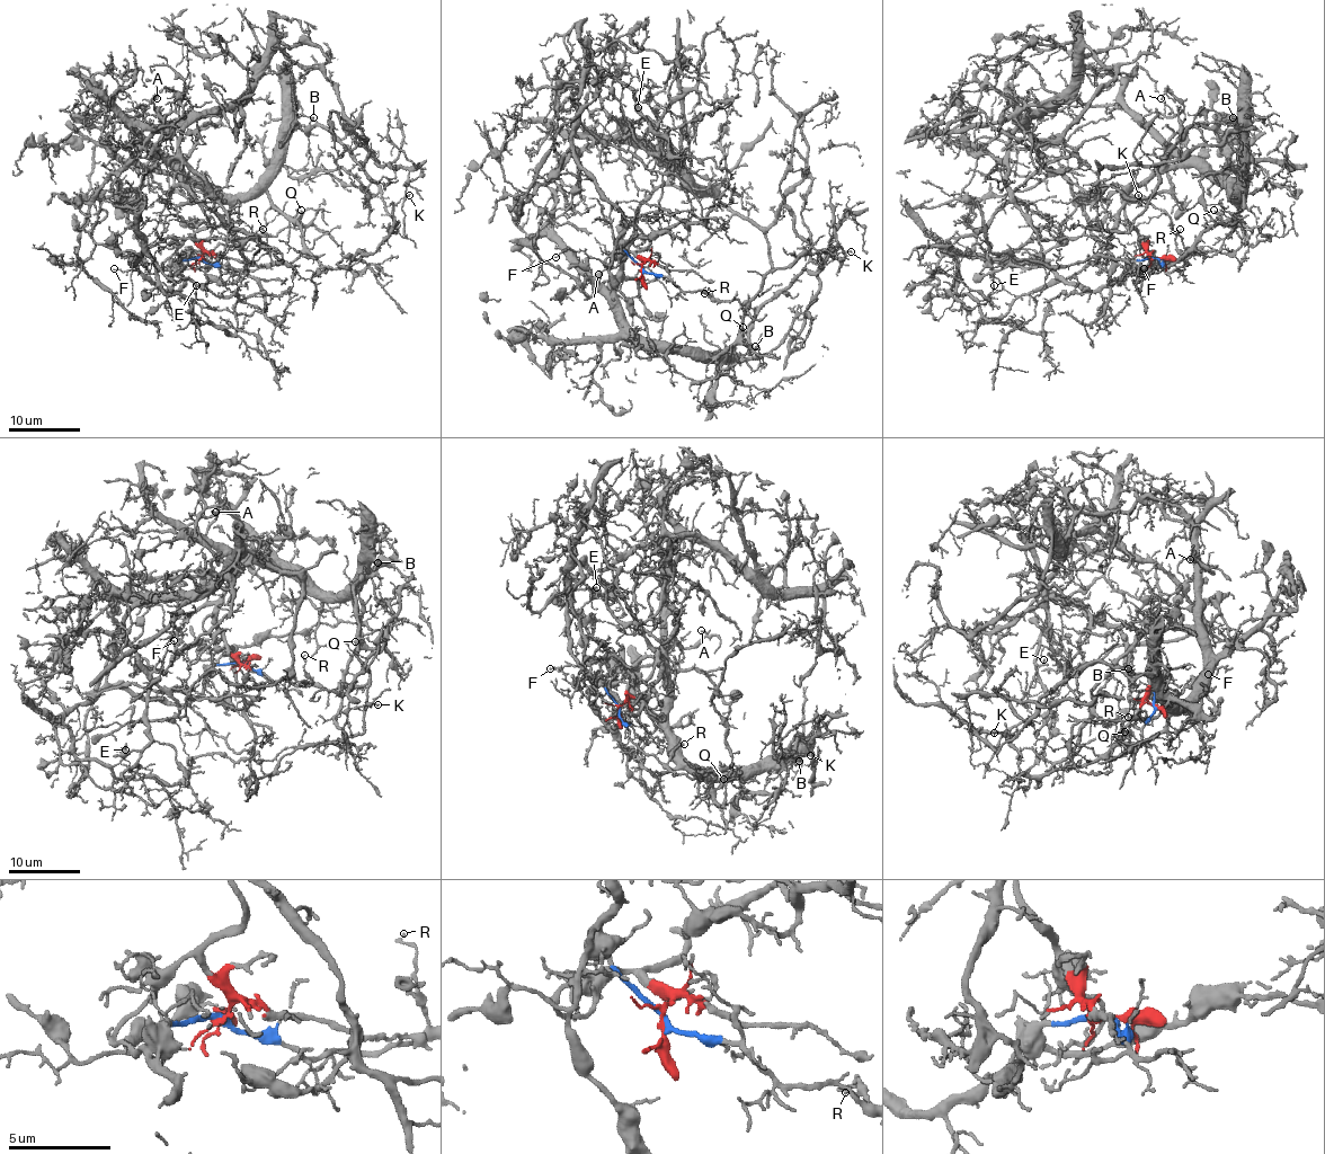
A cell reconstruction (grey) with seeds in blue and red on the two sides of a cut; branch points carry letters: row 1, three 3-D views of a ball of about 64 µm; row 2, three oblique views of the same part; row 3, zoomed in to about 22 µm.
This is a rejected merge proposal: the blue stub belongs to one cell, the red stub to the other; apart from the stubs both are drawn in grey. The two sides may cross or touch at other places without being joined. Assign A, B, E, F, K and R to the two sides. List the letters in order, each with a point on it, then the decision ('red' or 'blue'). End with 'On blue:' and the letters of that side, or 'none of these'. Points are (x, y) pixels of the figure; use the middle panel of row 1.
A: (598, 274) | red
B: (755, 346) | red
E: (638, 107) | blue
F: (556, 257) | blue
K: (851, 251) | red
R: (704, 293) | blue
On blue: E, F, R

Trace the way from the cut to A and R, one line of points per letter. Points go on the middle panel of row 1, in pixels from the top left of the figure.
A: (642, 268), (634, 254), (649, 243), (637, 238), (610, 295), (575, 256), (588, 296), (597, 274)
R: (642, 268), (661, 274), (684, 291), (713, 296), (709, 287), (704, 293)

